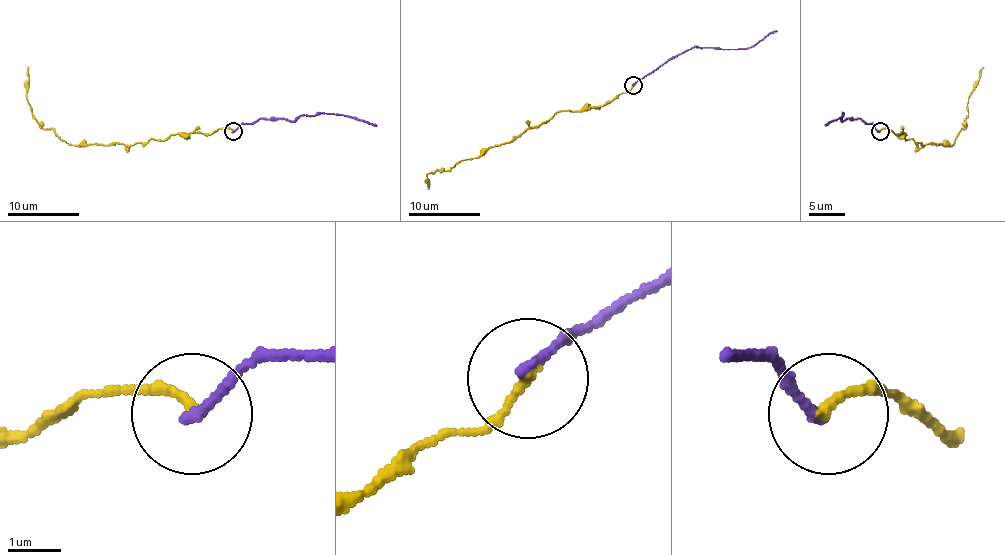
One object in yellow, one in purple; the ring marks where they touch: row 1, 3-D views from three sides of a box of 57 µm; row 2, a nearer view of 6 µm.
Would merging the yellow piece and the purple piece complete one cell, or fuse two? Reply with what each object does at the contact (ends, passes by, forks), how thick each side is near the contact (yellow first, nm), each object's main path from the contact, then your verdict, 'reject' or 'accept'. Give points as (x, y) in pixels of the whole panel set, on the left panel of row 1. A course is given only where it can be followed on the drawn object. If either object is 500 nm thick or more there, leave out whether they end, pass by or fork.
yellow ends | purple ends | 170/160 nm | yellow via (232, 132), (225, 128), (171, 133), (157, 141), (124, 144), (68, 144), (34, 117), (27, 96), (27, 67) | purple via (232, 132), (241, 124), (265, 119), (292, 121), (301, 115), (342, 114), (377, 126) | accept

